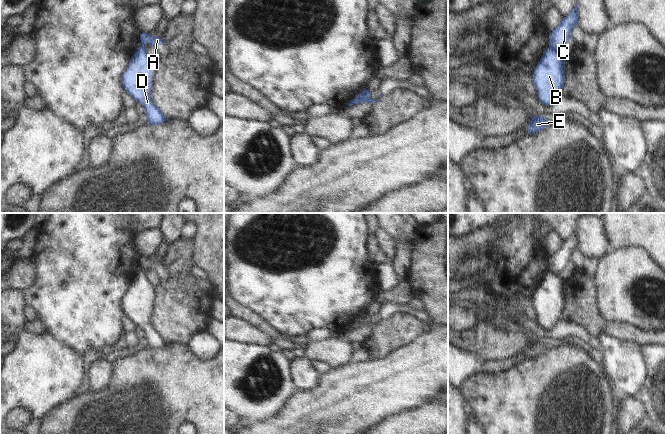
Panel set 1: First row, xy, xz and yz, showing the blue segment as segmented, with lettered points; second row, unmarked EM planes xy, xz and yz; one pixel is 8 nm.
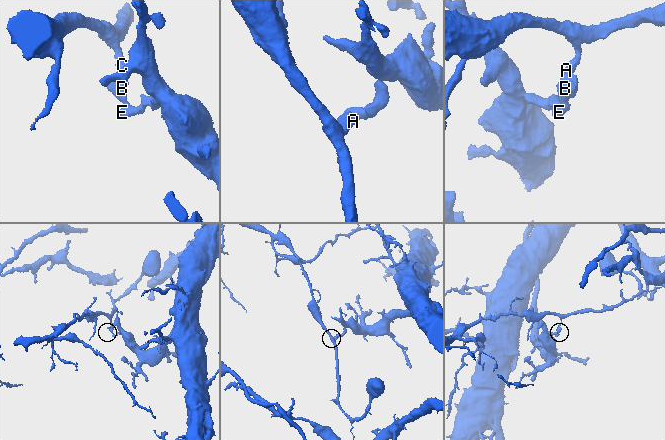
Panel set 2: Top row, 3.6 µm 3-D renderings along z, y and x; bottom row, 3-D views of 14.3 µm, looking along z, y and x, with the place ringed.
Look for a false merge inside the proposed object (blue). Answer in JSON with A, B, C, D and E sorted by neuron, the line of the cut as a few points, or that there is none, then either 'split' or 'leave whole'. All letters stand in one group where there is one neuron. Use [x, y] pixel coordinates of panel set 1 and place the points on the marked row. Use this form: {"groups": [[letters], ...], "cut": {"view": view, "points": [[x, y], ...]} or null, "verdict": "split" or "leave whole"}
{"groups": [["A", "C"], ["B", "D", "E"]], "cut": {"view": "xz", "points": [[367, 90], [361, 101]]}, "verdict": "split"}

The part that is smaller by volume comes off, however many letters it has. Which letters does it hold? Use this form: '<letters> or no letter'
A, C

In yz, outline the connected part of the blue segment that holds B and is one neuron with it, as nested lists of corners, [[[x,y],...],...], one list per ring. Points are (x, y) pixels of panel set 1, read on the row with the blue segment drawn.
[[[548,47],[532,75],[539,101],[547,106],[561,96],[565,83],[565,59],[558,49]]]

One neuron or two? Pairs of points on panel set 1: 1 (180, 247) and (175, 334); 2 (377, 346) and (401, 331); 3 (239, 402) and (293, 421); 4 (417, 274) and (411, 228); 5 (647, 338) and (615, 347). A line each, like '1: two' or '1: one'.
1: one
2: one
3: two
4: two
5: two

